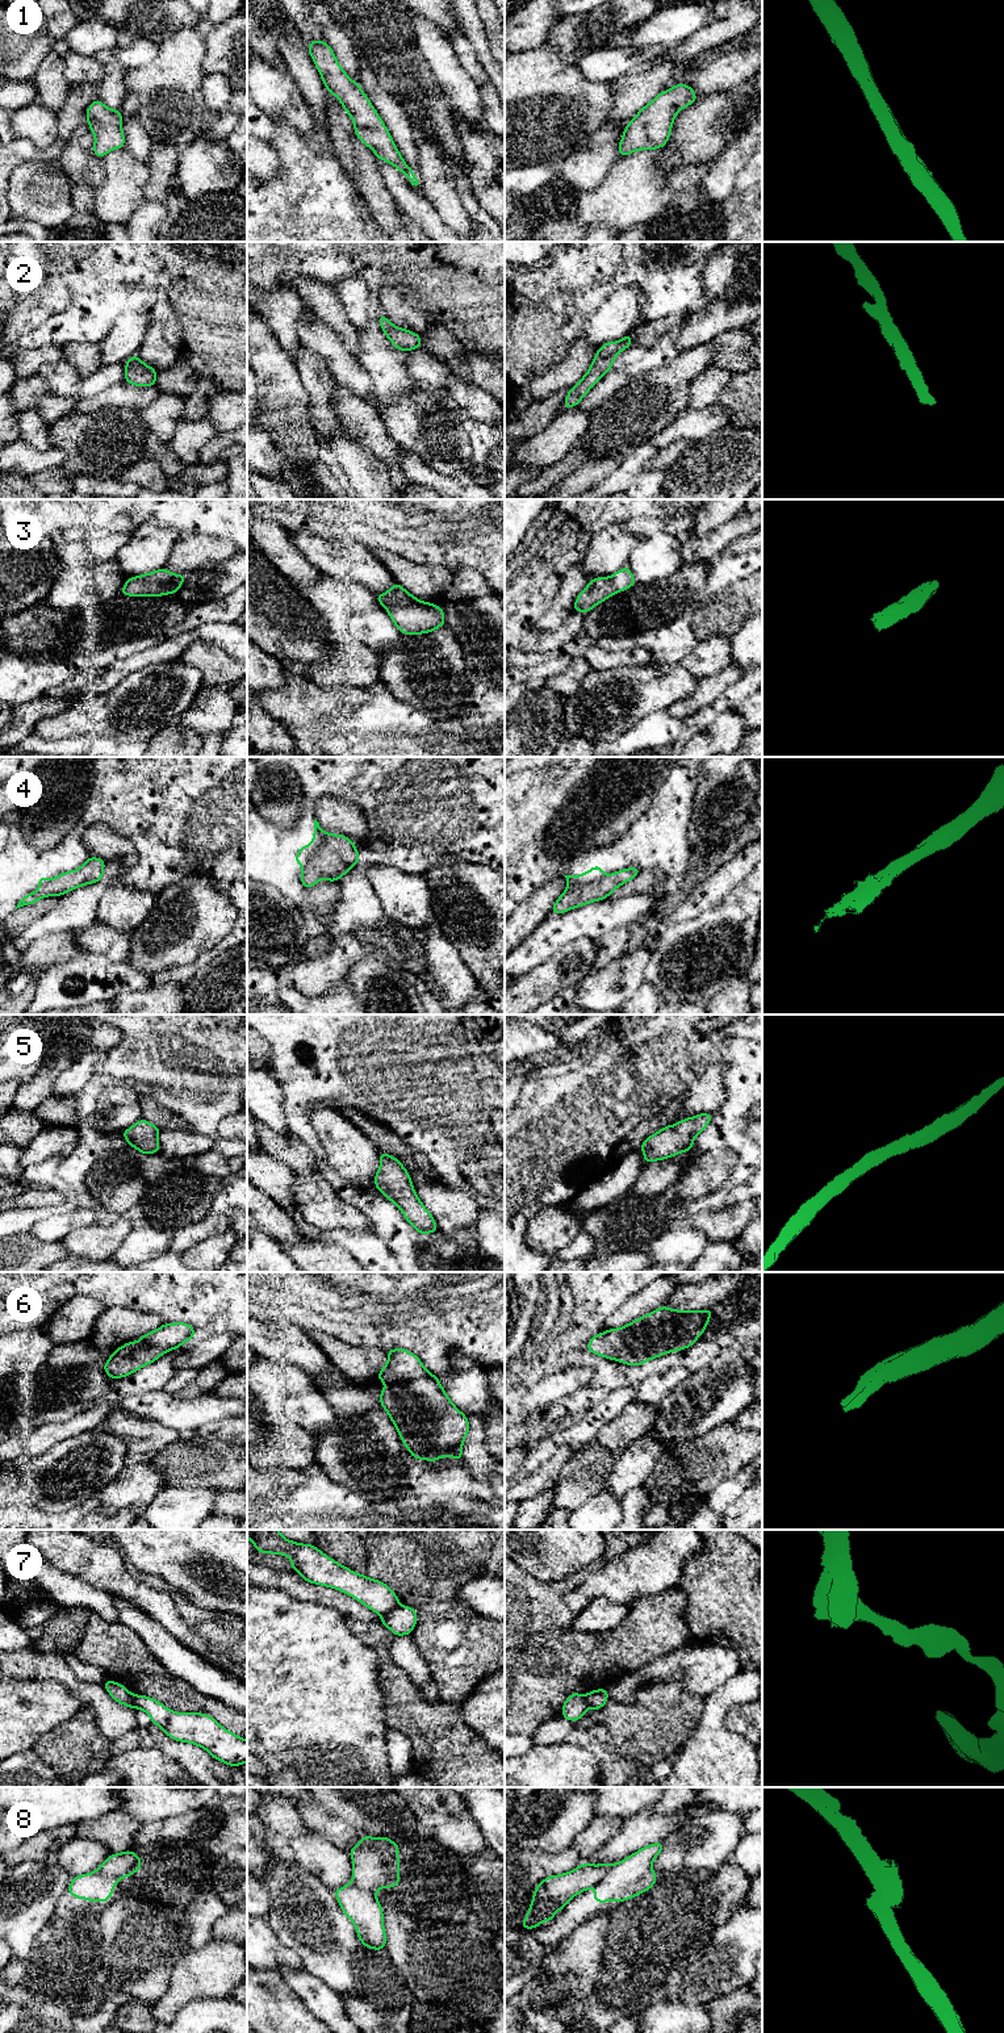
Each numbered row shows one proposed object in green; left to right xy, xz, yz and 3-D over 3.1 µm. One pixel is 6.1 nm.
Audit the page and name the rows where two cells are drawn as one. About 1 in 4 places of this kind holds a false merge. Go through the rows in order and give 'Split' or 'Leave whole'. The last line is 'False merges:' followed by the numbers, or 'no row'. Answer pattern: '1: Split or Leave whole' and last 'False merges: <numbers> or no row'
1: Leave whole
2: Leave whole
3: Leave whole
4: Leave whole
5: Leave whole
6: Leave whole
7: Split
8: Split
False merges: 7, 8

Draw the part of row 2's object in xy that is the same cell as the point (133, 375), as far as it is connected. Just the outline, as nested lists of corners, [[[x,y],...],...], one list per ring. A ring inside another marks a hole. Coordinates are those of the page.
[[[137,355],[125,363],[125,381],[135,386],[154,386],[156,384],[156,371],[145,364]]]

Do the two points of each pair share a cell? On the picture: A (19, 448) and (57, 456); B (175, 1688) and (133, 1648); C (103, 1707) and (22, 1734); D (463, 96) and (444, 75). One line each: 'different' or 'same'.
A: same
B: same
C: different
D: same

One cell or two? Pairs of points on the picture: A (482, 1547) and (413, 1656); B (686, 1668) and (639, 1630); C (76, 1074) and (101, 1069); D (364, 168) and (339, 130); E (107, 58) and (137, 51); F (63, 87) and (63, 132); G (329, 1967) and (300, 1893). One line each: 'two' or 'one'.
A: two
B: two
C: one
D: one
E: one
F: two
G: one

